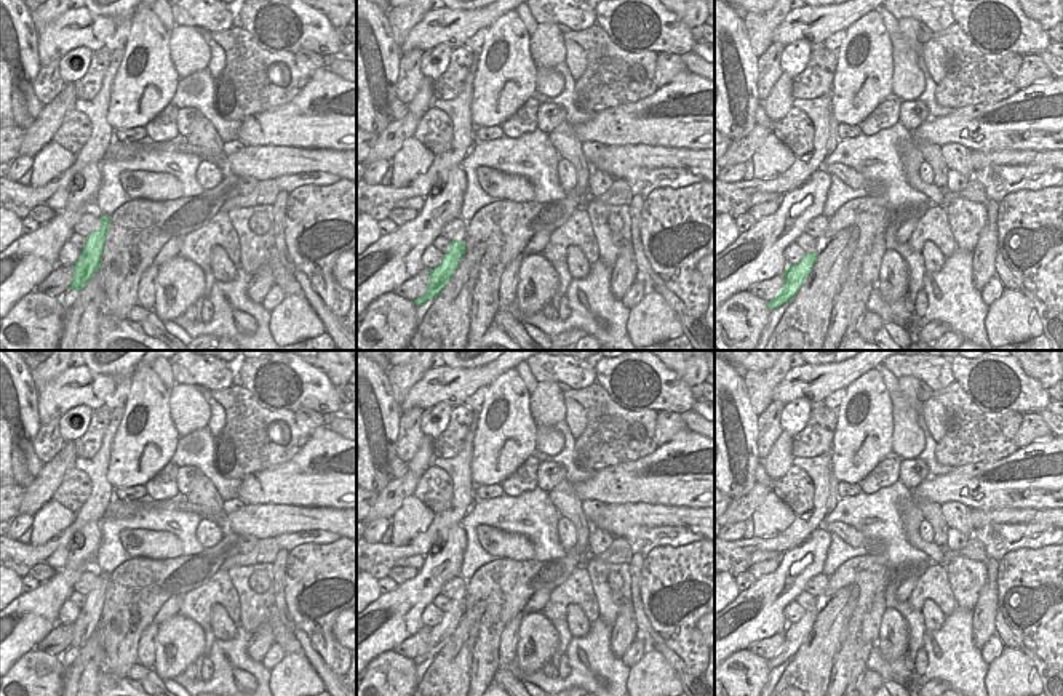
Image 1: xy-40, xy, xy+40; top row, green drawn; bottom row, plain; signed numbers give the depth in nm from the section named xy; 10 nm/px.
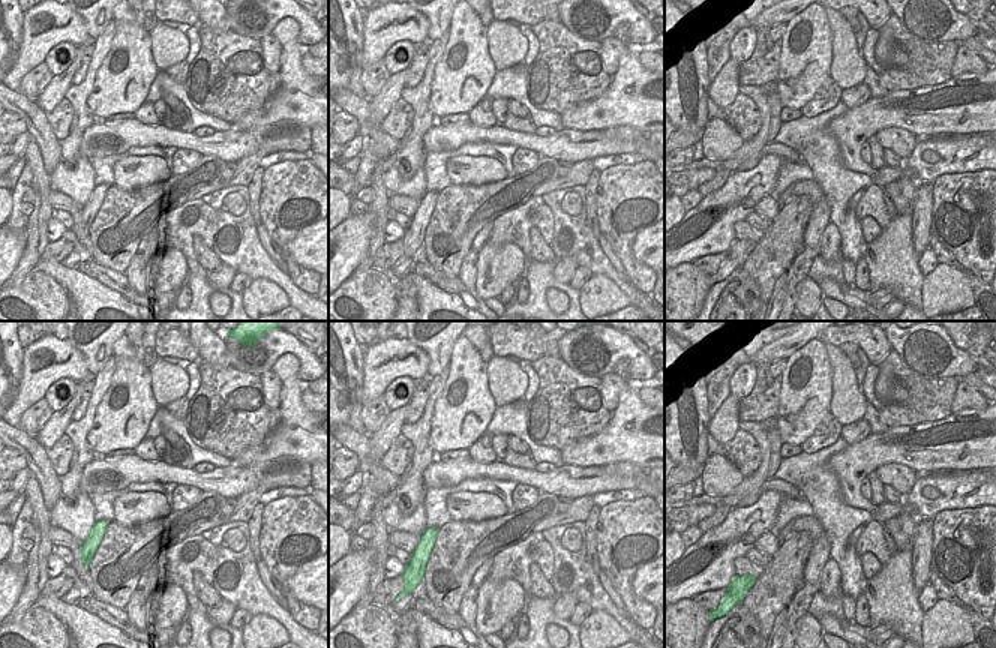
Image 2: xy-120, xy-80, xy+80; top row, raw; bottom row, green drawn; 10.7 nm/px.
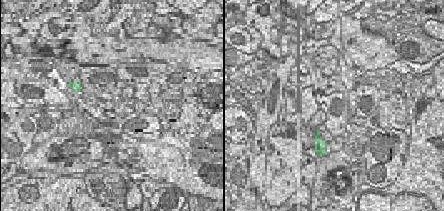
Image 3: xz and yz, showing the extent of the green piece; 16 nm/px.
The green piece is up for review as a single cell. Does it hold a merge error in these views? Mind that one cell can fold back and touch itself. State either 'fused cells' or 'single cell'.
fused cells

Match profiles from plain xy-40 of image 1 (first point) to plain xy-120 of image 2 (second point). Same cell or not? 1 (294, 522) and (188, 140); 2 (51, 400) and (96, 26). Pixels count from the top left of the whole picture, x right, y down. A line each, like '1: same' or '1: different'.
1: same
2: different

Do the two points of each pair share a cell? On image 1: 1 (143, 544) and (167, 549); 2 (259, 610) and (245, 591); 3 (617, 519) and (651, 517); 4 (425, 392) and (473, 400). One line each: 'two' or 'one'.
1: one
2: one
3: one
4: two

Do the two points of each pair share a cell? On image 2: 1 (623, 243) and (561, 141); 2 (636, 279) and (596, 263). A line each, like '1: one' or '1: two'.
1: two
2: two

